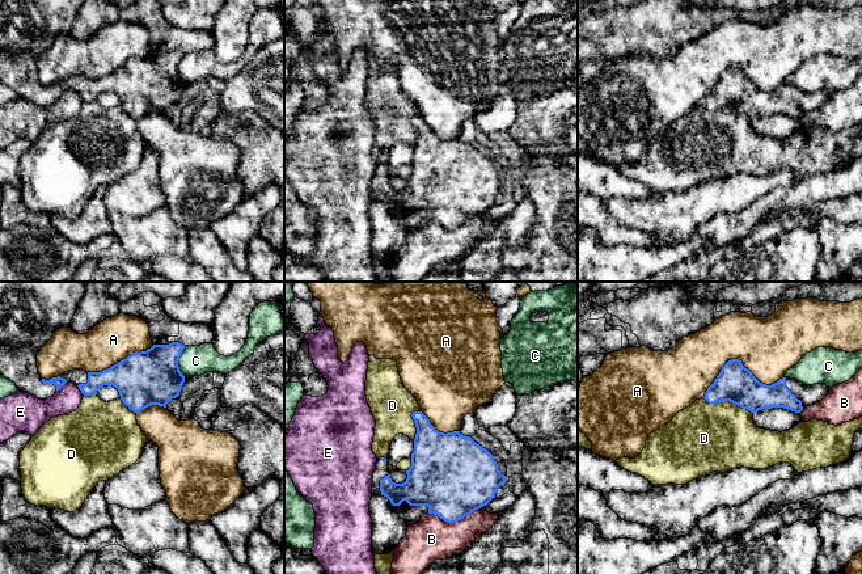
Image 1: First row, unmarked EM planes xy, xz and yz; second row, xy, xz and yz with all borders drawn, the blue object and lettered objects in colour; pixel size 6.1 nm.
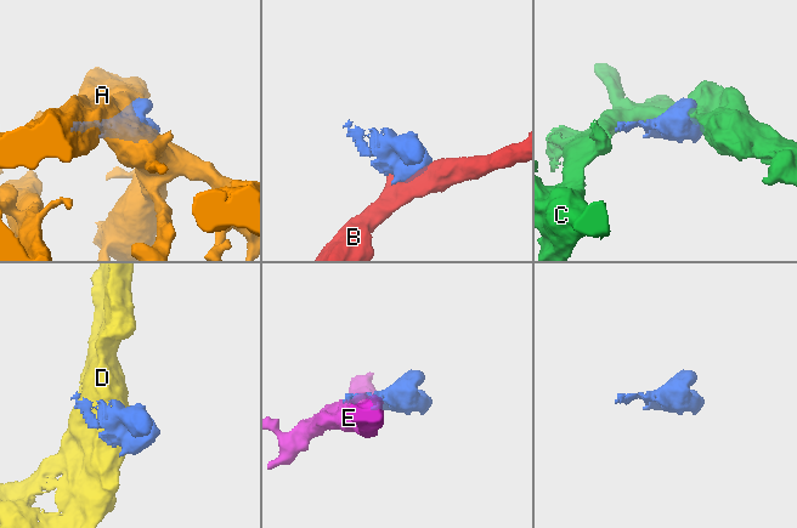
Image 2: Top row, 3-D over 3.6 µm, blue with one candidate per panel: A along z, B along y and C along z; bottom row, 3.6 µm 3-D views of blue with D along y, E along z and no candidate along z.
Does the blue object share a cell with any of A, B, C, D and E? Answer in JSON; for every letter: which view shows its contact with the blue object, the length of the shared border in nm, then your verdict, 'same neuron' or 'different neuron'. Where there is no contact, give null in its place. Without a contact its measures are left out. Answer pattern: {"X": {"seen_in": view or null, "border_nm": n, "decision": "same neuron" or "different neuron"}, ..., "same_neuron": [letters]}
{"A": {"seen_in": "yz", "border_nm": 500, "decision": "different neuron"}, "B": {"seen_in": "xz", "border_nm": 280, "decision": "different neuron"}, "C": {"seen_in": "xy", "border_nm": 190, "decision": "different neuron"}, "D": {"seen_in": "yz", "border_nm": 320, "decision": "different neuron"}, "E": {"seen_in": "xy", "border_nm": 90, "decision": "different neuron"}, "same_neuron": []}

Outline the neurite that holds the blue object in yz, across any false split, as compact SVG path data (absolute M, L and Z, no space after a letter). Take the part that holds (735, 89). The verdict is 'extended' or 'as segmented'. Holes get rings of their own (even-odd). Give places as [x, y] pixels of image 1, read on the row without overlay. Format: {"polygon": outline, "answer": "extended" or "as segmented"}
{"polygon": "M739 66L728 67L707 94L709 110L730 107L751 119L769 114L783 114L800 119L820 109L829 98L825 90L806 92L795 85L782 84L772 92L760 89Z", "answer": "extended"}

